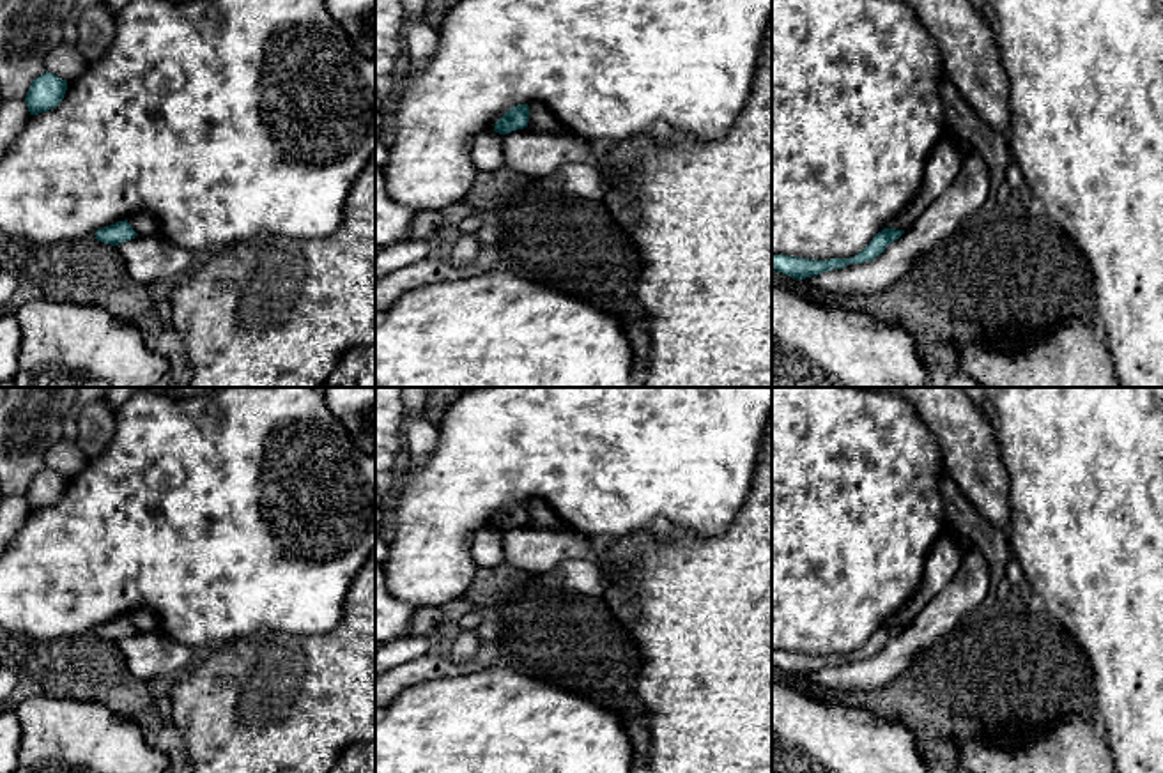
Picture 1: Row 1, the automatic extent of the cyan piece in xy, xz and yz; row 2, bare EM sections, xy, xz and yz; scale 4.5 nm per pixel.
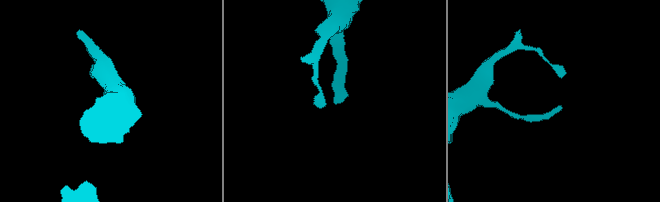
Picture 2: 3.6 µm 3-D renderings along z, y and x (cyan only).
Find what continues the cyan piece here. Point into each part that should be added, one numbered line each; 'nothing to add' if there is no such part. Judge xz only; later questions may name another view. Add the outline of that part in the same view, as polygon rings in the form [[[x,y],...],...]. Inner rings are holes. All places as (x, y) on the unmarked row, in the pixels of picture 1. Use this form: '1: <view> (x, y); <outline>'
nothing to add

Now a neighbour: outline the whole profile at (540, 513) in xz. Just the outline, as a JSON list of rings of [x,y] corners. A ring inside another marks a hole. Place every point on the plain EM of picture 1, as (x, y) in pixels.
[[[531,501],[529,502],[529,517],[528,525],[538,527],[558,527],[563,520],[554,513],[554,509],[543,501]]]

